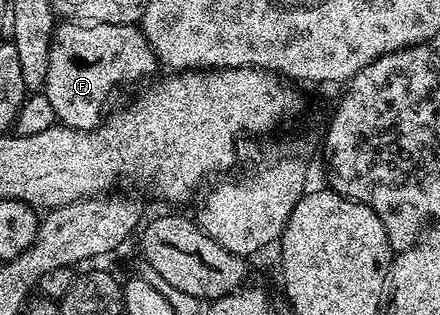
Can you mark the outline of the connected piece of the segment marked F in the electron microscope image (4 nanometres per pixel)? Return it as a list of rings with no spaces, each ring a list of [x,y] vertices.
[[[60,23],[50,47],[50,67],[46,67],[46,83],[42,92],[54,107],[57,122],[69,129],[95,129],[102,120],[100,112],[108,96],[123,81],[151,78],[158,69],[156,53],[144,38],[144,30],[136,25],[93,25]]]

